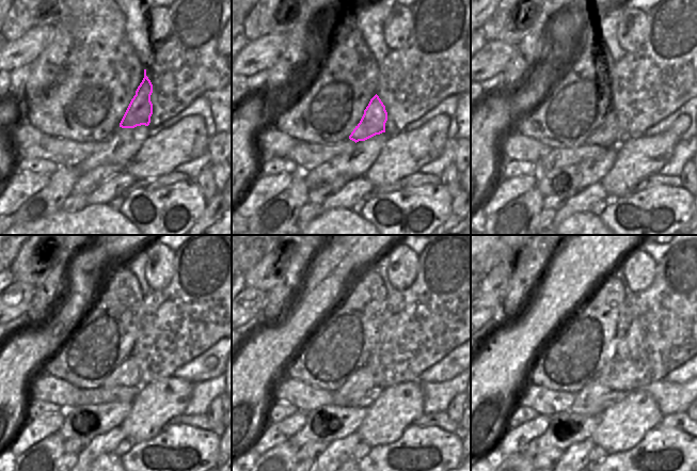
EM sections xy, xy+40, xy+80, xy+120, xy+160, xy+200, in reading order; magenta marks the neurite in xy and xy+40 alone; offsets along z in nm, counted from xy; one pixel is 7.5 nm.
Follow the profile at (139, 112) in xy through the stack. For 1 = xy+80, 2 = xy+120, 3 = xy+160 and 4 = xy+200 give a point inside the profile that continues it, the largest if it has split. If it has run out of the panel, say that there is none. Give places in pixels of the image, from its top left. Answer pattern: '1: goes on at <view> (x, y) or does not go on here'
1: goes on at xy+80 (606, 134)
2: goes on at xy+120 (127, 374)
3: goes on at xy+160 (362, 380)
4: goes on at xy+200 (590, 399)

